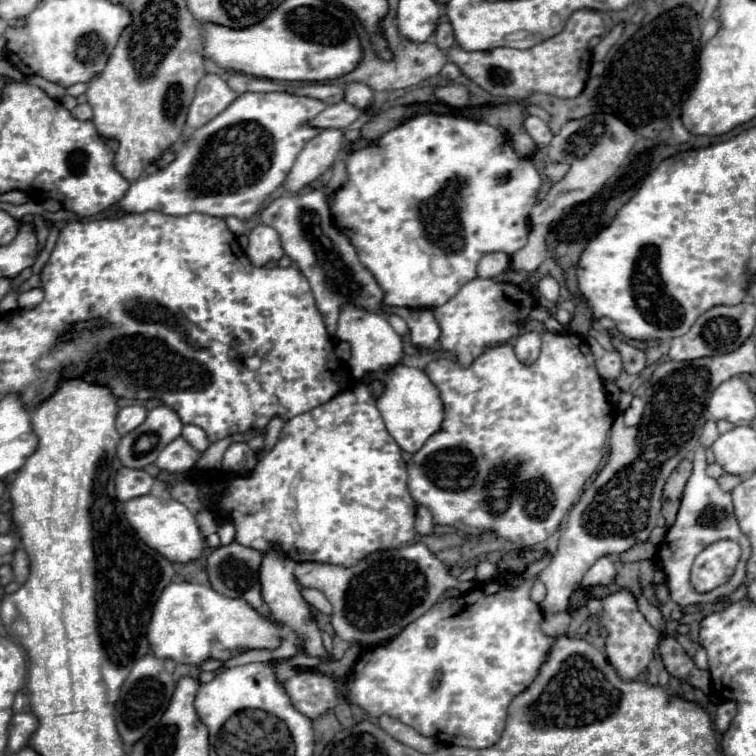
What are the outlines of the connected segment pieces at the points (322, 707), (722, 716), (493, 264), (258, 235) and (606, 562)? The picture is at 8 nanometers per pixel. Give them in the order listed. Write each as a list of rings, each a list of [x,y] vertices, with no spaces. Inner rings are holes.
[[[282,661],[278,665],[278,681],[292,697],[296,709],[310,719],[320,717],[338,703],[336,683],[310,669],[296,669]]]
[[[732,701],[718,705],[718,709],[716,709],[716,717],[714,717],[714,725],[716,725],[716,729],[718,729],[720,733],[724,733],[726,727],[730,727],[730,721],[732,721],[734,715],[736,715],[736,705],[734,705]]]
[[[486,253],[478,263],[478,277],[496,277],[504,273],[510,265],[510,257],[506,253]]]
[[[256,225],[250,233],[250,245],[246,255],[254,267],[262,267],[268,261],[278,261],[284,255],[280,235],[268,225]]]
[[[600,557],[592,567],[590,571],[586,573],[584,581],[582,581],[582,587],[590,587],[590,585],[608,585],[610,581],[614,581],[616,577],[616,567],[614,563],[608,559],[608,557]]]

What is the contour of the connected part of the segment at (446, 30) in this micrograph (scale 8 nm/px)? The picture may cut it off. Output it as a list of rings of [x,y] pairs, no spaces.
[[[440,23],[438,25],[438,29],[436,29],[436,45],[442,49],[442,51],[446,51],[446,49],[450,49],[450,47],[454,47],[454,33],[452,33],[452,27],[450,27],[450,23]]]

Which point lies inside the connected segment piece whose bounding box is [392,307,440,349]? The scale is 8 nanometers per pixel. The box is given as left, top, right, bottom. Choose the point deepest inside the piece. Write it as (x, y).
(424, 329)

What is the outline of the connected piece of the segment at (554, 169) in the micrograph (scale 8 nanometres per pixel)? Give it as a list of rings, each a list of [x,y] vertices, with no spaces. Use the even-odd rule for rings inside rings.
[[[548,161],[548,163],[544,165],[544,175],[546,175],[552,183],[556,183],[558,179],[562,179],[562,175],[566,175],[568,169],[570,169],[570,167],[566,167],[566,163],[554,163],[554,161]]]

